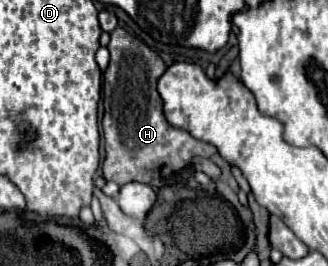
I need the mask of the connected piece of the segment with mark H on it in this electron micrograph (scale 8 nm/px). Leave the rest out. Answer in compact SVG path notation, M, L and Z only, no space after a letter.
M121 27L111 33L111 43L107 49L111 53L111 59L107 69L103 71L105 115L101 121L105 137L103 177L107 181L115 181L119 185L131 181L149 183L157 177L157 171L165 179L171 173L187 167L195 155L211 157L213 153L217 153L215 145L195 139L185 129L177 129L165 121L161 97L157 93L157 81L161 73L165 73L167 65L155 51L151 51L145 43L141 43Z

